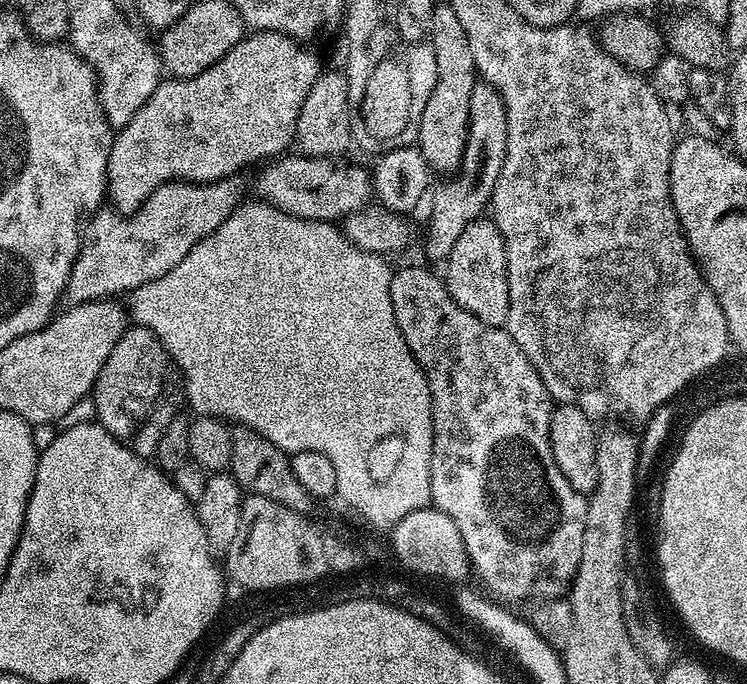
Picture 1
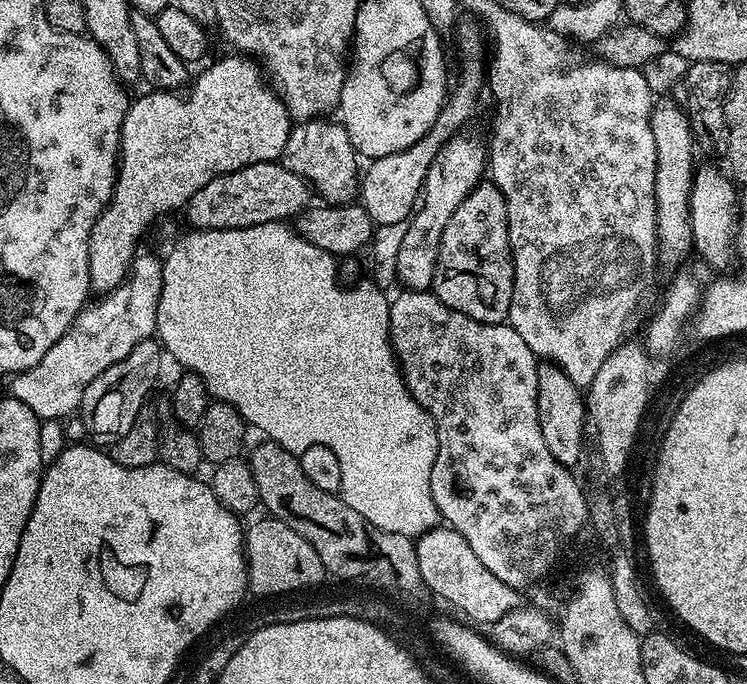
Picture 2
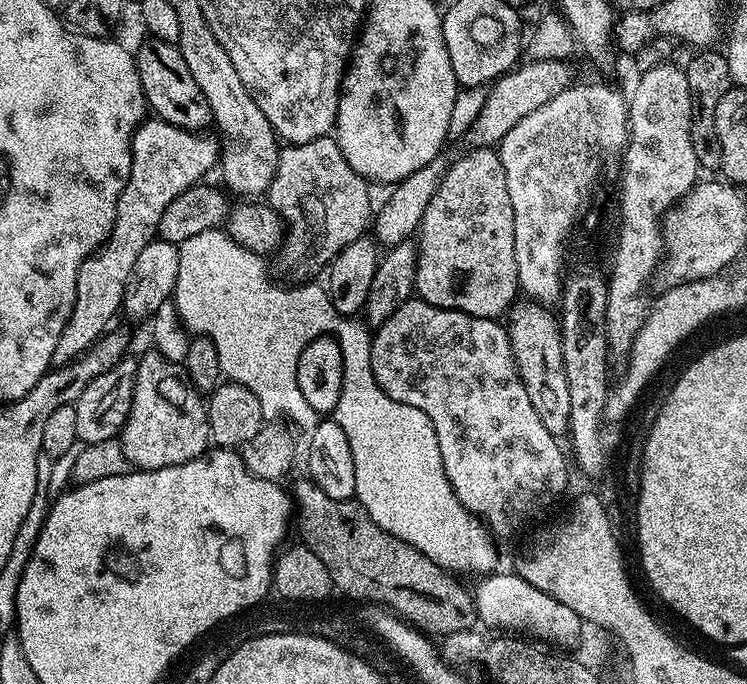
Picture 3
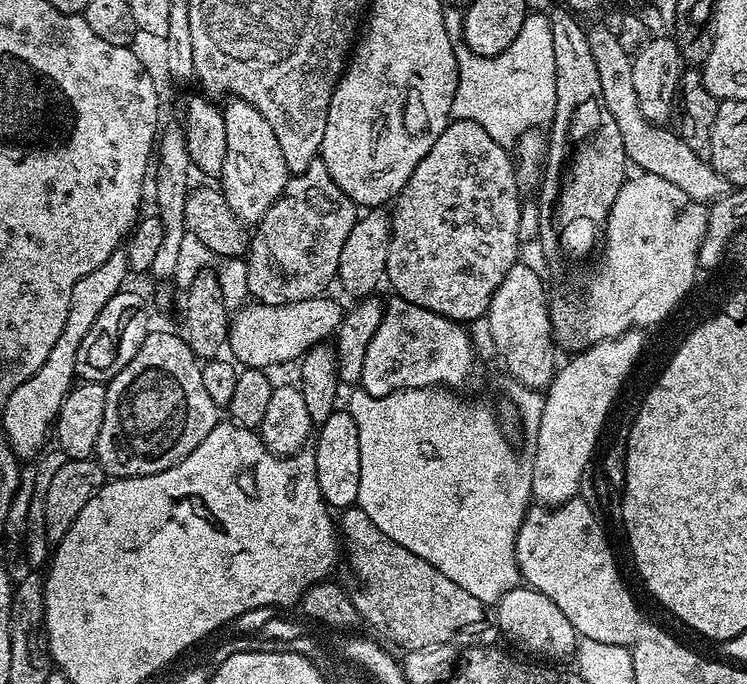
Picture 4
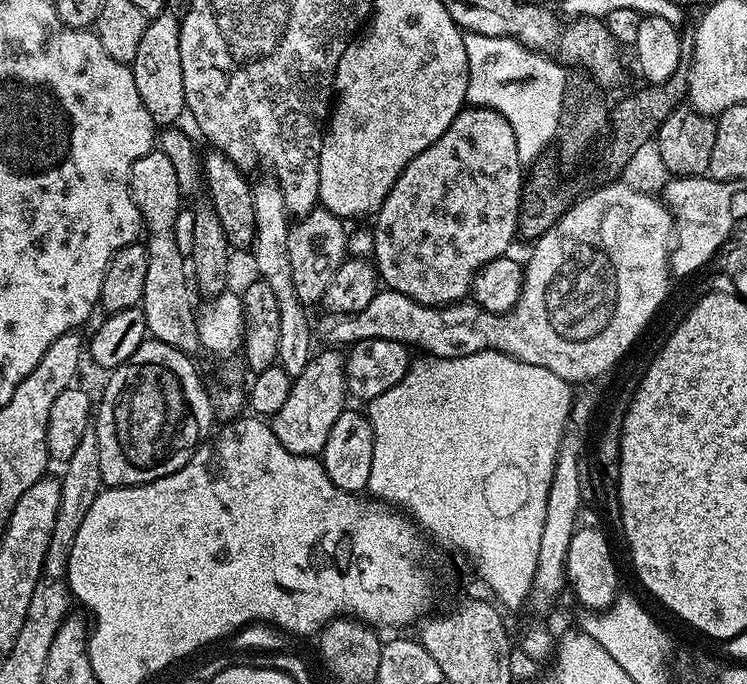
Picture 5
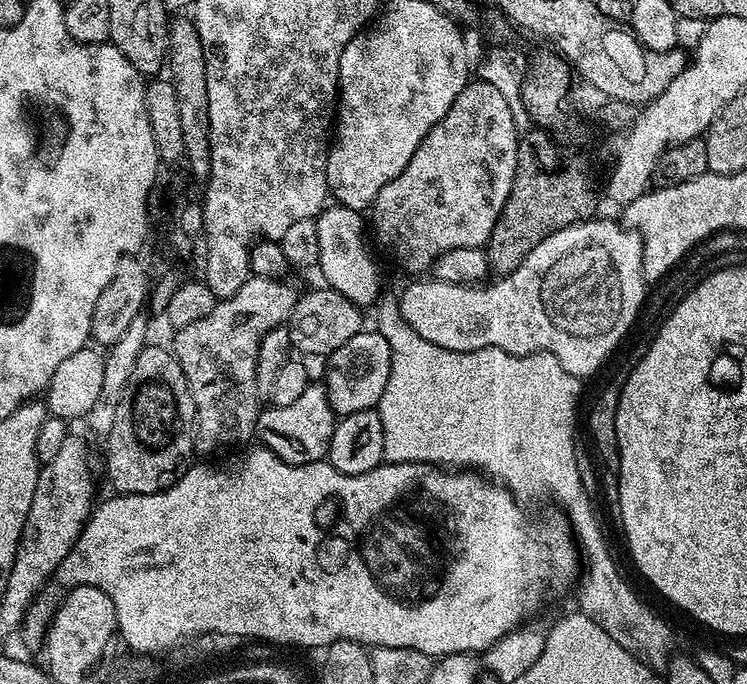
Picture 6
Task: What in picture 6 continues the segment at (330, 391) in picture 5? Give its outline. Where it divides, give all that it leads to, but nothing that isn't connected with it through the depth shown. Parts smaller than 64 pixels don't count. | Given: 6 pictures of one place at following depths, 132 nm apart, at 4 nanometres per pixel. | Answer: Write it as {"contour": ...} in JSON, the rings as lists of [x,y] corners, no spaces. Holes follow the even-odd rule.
{"contour":[[[312,382],[290,406],[265,407],[256,423],[256,436],[259,443],[282,458],[284,464],[318,464],[327,457],[337,419],[323,383]]]}

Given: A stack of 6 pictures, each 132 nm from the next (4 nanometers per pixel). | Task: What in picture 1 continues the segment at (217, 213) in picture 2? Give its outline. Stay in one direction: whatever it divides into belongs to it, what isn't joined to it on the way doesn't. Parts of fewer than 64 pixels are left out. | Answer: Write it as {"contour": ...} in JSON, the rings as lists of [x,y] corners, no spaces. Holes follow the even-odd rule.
{"contour":[[[284,154],[267,161],[260,170],[256,176],[256,192],[260,195],[257,197],[263,203],[303,220],[343,221],[344,217],[369,207],[374,196],[369,169],[351,164],[348,158]]]}

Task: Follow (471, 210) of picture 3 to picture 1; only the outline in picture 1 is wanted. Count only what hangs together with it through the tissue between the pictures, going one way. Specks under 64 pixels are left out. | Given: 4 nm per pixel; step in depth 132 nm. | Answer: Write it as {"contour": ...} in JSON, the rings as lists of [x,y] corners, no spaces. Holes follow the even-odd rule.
{"contour":[[[481,218],[470,222],[470,226],[462,230],[458,242],[454,242],[454,250],[450,250],[443,268],[442,279],[448,285],[448,292],[454,302],[458,302],[462,310],[495,328],[507,325],[510,310],[508,263],[504,239],[495,220]]]}

